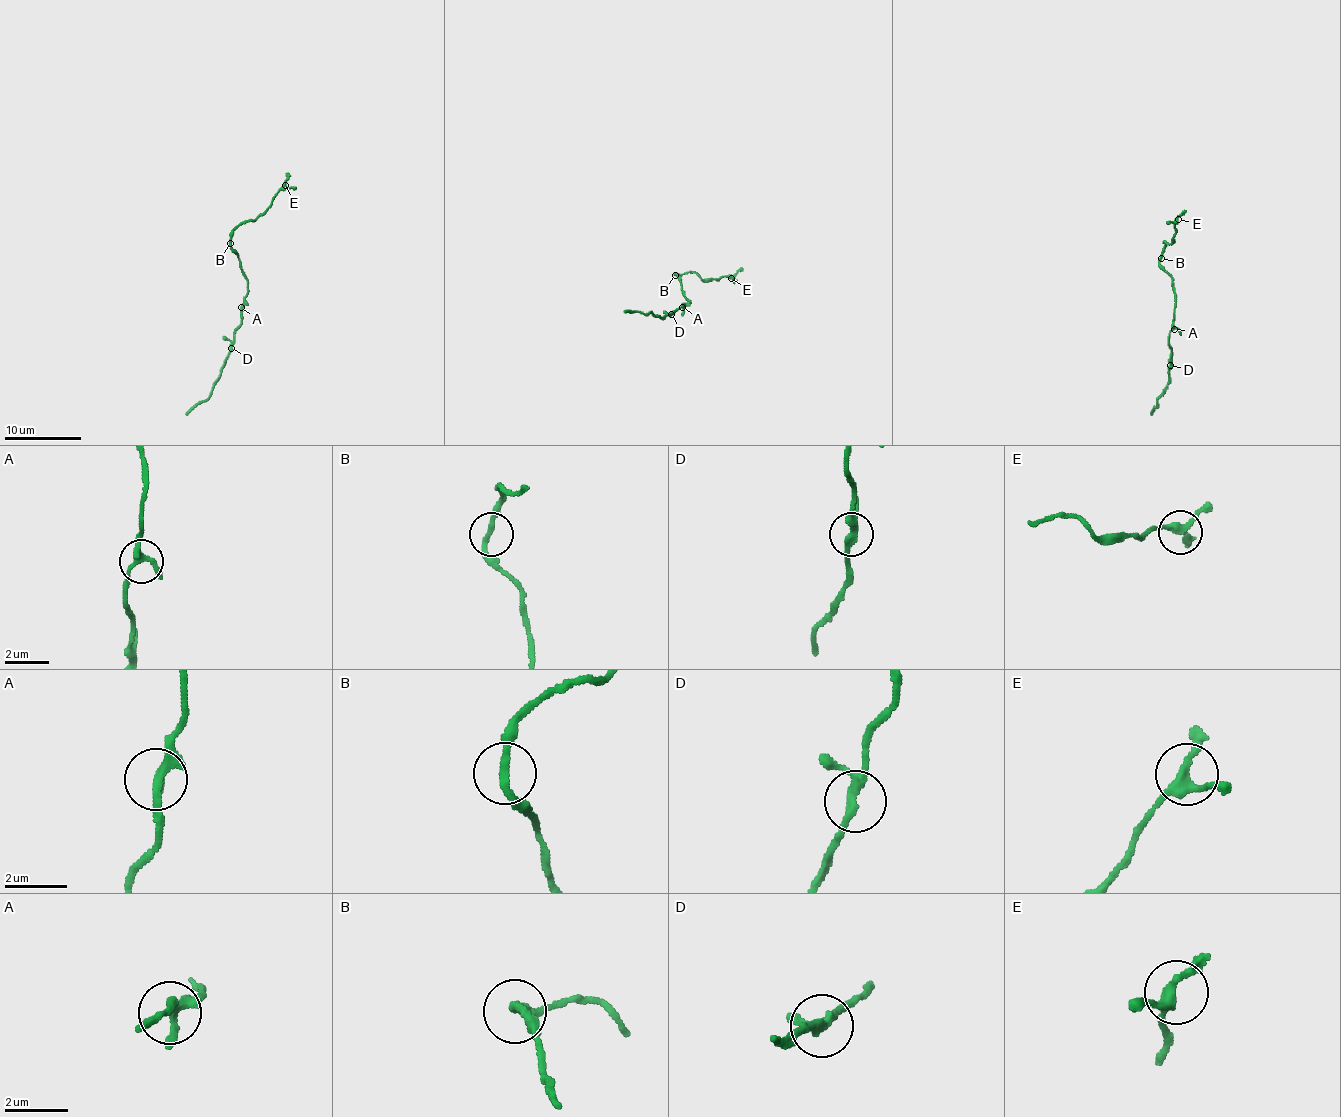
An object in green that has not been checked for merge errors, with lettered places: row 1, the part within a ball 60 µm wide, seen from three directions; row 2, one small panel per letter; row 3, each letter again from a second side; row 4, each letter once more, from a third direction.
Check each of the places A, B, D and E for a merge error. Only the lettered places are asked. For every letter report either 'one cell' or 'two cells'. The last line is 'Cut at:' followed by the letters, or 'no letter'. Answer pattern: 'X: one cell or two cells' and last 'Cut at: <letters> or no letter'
A: one cell
B: one cell
D: one cell
E: one cell
Cut at: no letter

